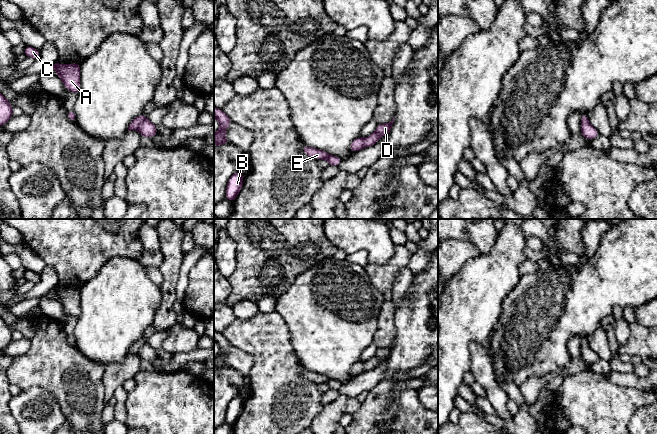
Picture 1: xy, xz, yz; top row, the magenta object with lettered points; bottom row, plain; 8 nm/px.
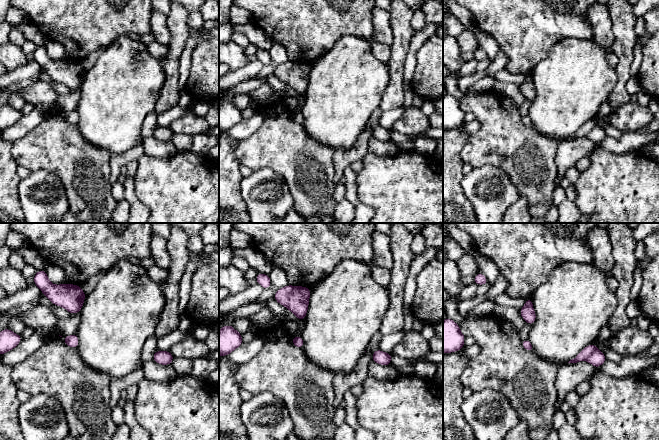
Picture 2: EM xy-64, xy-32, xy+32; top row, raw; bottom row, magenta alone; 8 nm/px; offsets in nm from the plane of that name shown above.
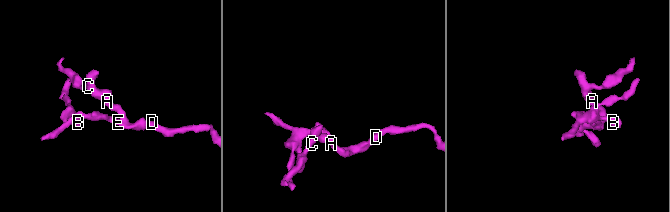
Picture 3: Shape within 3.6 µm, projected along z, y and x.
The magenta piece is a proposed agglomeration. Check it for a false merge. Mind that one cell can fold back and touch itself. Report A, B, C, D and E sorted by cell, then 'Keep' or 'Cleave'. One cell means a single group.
Groups: A B C D E. Keep

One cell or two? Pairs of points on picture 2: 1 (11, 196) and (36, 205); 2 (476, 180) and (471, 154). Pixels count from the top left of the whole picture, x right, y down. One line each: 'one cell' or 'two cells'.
1: two cells
2: two cells

